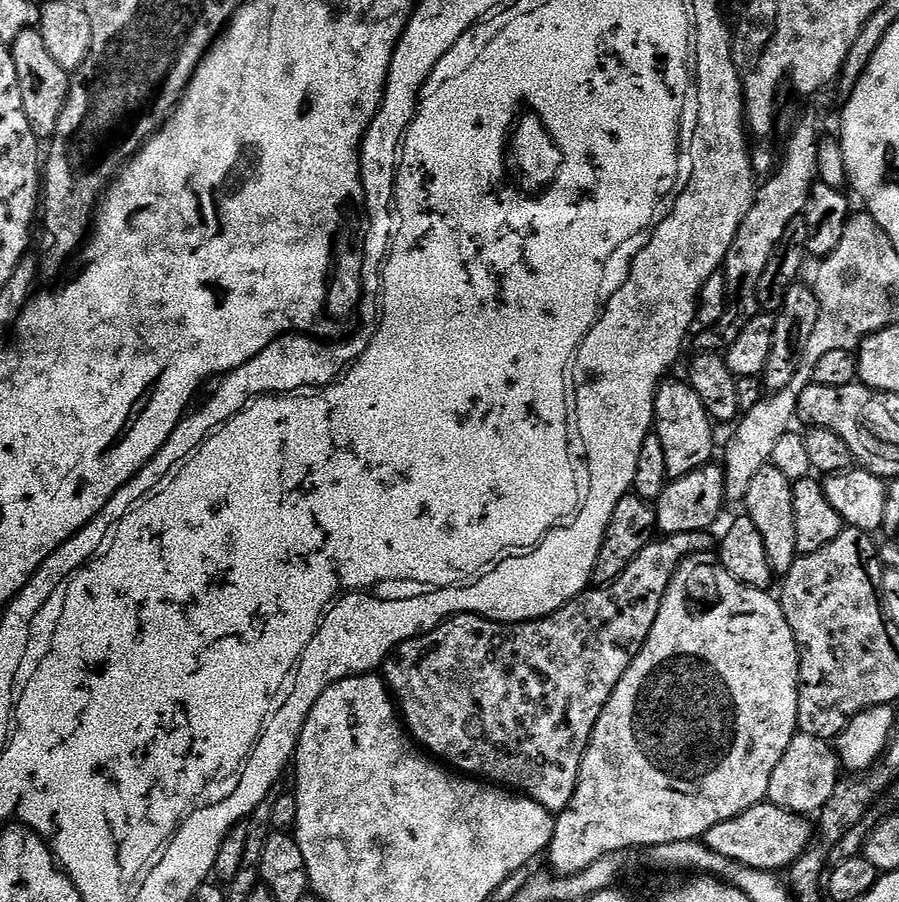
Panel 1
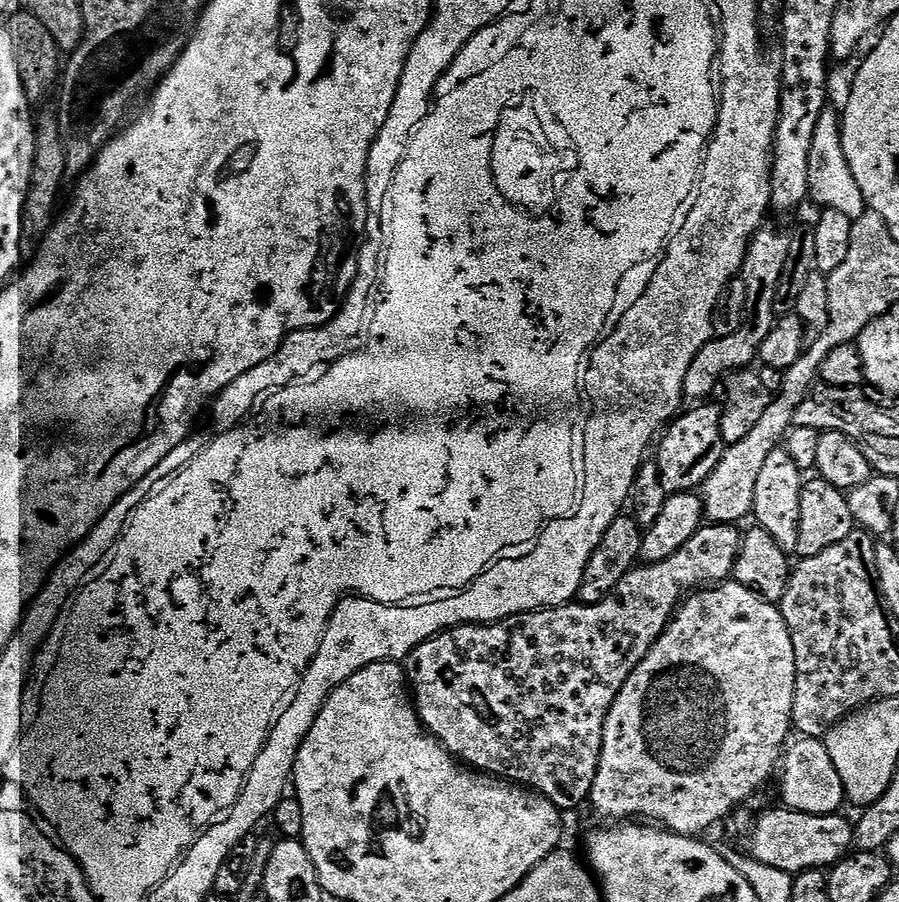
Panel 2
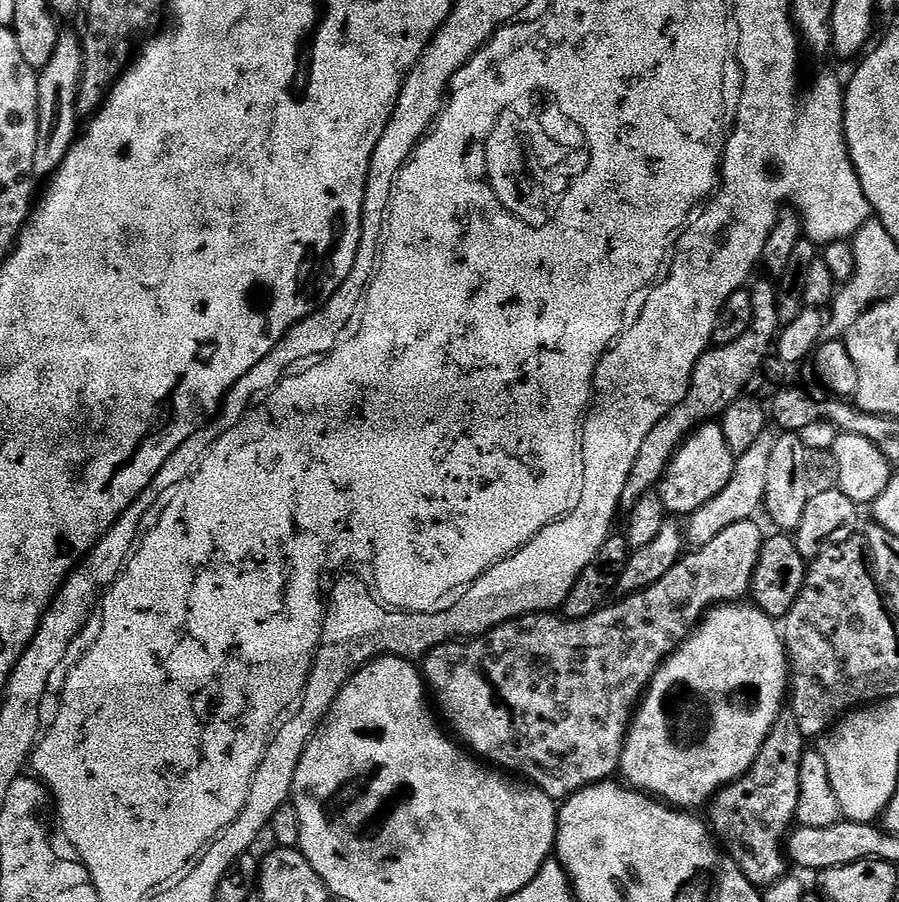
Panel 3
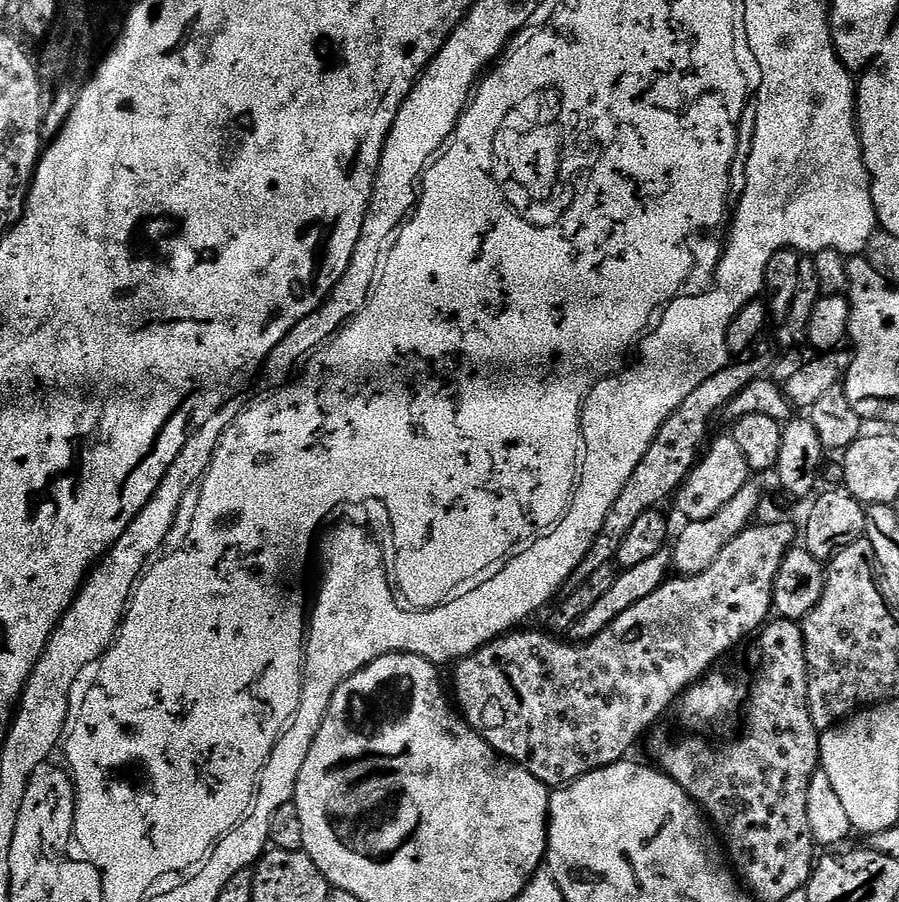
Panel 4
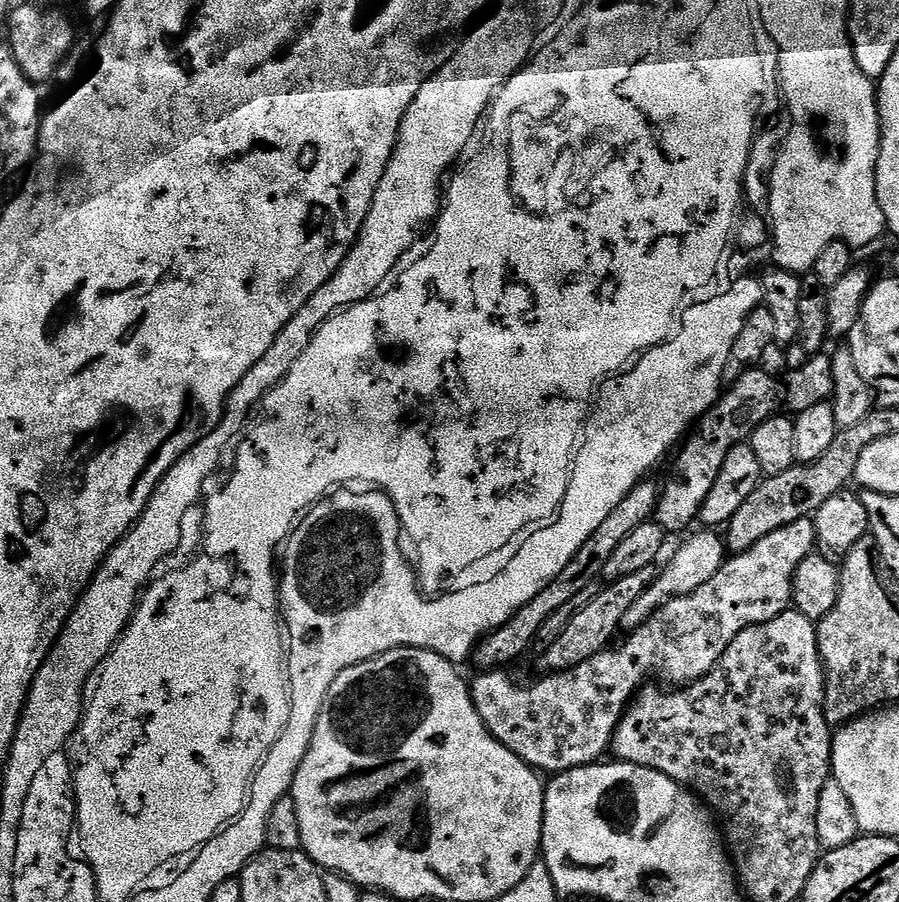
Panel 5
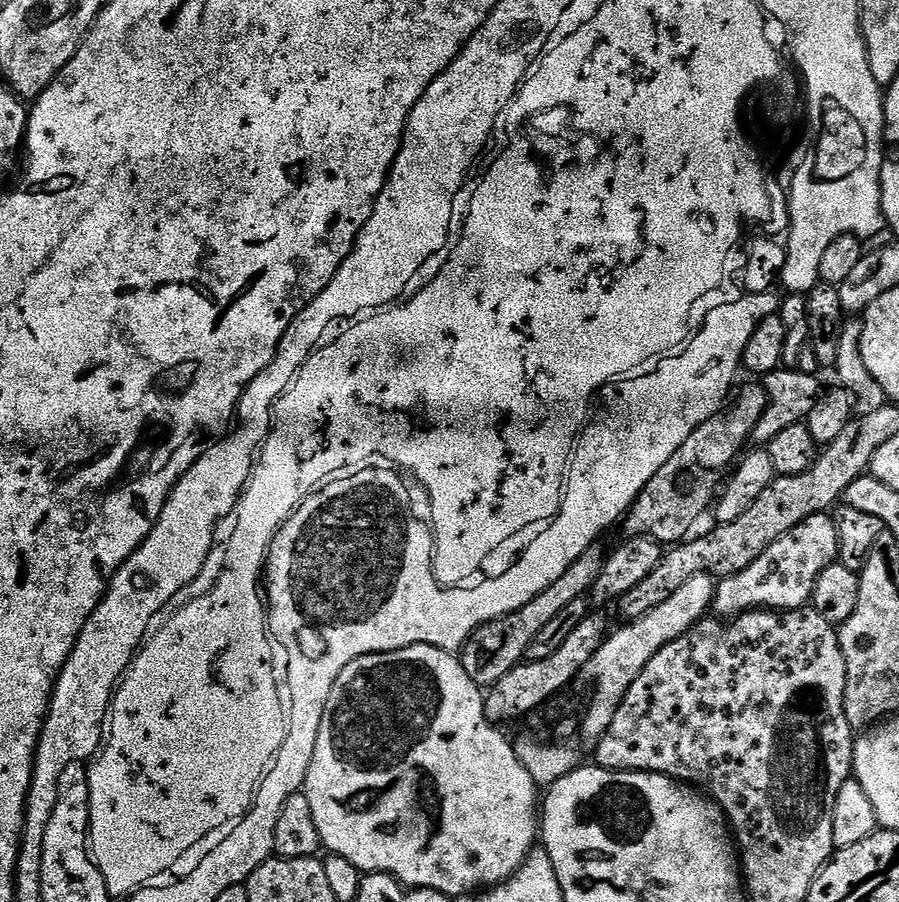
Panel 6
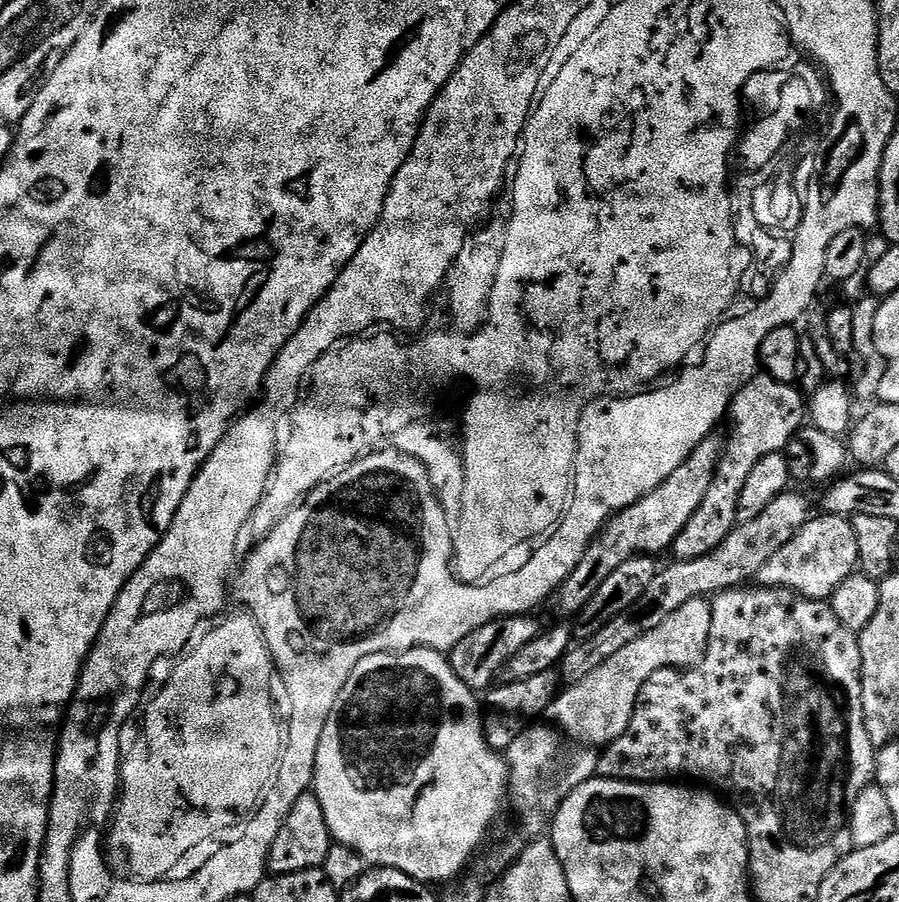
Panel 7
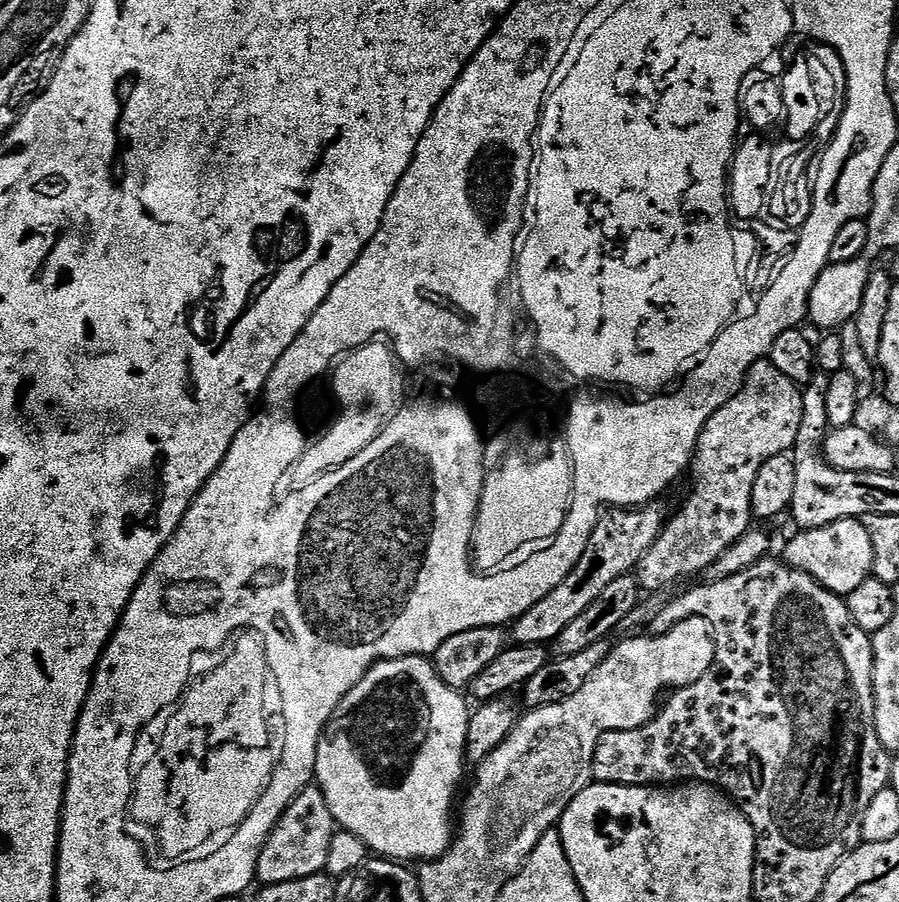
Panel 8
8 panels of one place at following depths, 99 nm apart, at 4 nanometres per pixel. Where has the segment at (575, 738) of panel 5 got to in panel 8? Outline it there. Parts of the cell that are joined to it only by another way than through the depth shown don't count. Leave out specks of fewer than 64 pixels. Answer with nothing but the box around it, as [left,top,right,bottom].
[784,518,874,598]

